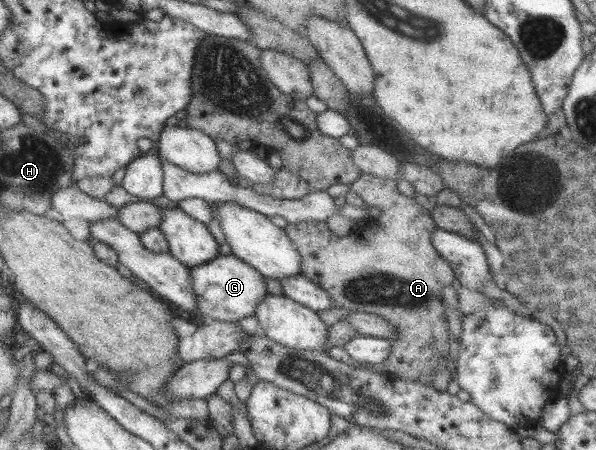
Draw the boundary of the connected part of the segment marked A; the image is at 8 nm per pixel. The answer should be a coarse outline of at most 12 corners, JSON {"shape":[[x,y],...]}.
{"shape":[[364,172],[354,237],[283,227],[300,271],[395,327],[386,373],[433,385],[448,352],[428,206]]}

